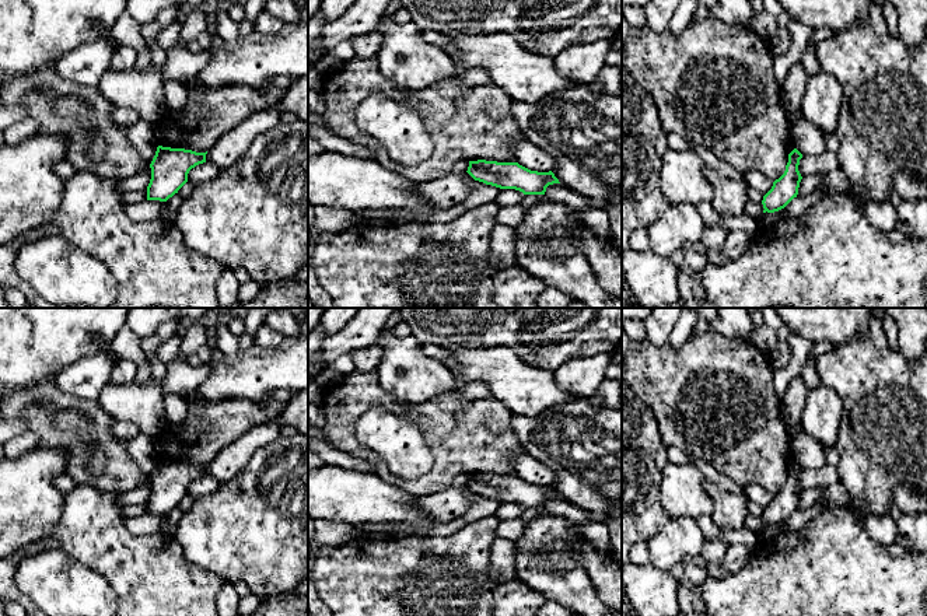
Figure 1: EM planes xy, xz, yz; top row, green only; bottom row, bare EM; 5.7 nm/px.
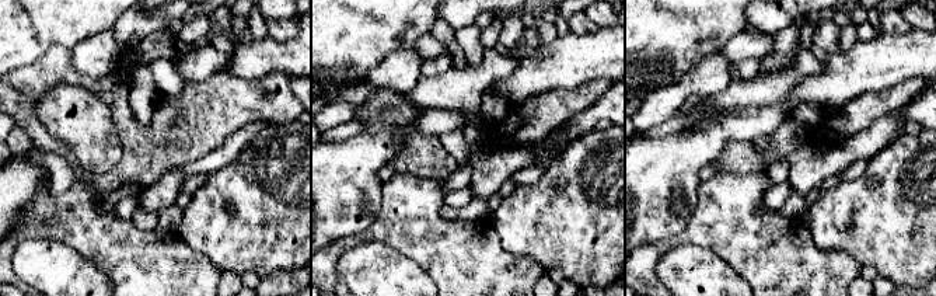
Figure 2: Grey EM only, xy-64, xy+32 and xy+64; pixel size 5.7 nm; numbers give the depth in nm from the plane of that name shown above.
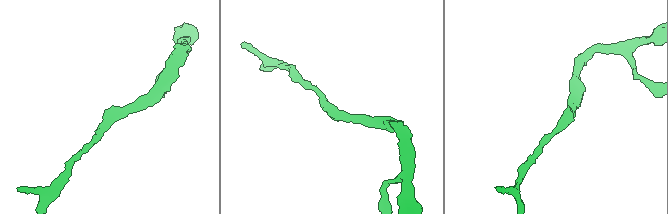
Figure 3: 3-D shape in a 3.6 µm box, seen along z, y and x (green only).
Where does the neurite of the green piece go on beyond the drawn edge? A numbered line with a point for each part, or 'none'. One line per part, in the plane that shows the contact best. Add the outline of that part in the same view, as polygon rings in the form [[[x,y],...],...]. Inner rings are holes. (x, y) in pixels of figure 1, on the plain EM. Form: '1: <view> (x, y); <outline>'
none

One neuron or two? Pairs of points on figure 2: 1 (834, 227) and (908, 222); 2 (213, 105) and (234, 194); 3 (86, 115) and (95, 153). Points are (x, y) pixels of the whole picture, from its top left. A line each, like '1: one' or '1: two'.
1: one
2: two
3: one

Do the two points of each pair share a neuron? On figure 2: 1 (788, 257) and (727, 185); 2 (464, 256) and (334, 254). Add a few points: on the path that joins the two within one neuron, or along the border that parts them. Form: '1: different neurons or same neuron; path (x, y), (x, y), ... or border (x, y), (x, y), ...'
1: same neuron; path (776, 237), (758, 225), (739, 205)
2: same neuron; path (432, 241), (422, 234), (366, 236)

